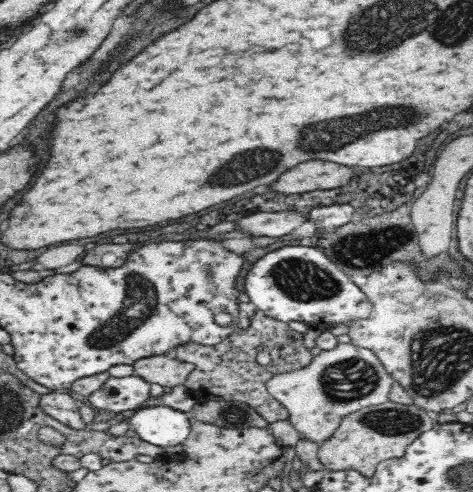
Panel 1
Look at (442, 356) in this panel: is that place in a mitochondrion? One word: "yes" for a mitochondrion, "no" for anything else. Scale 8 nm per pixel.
yes

